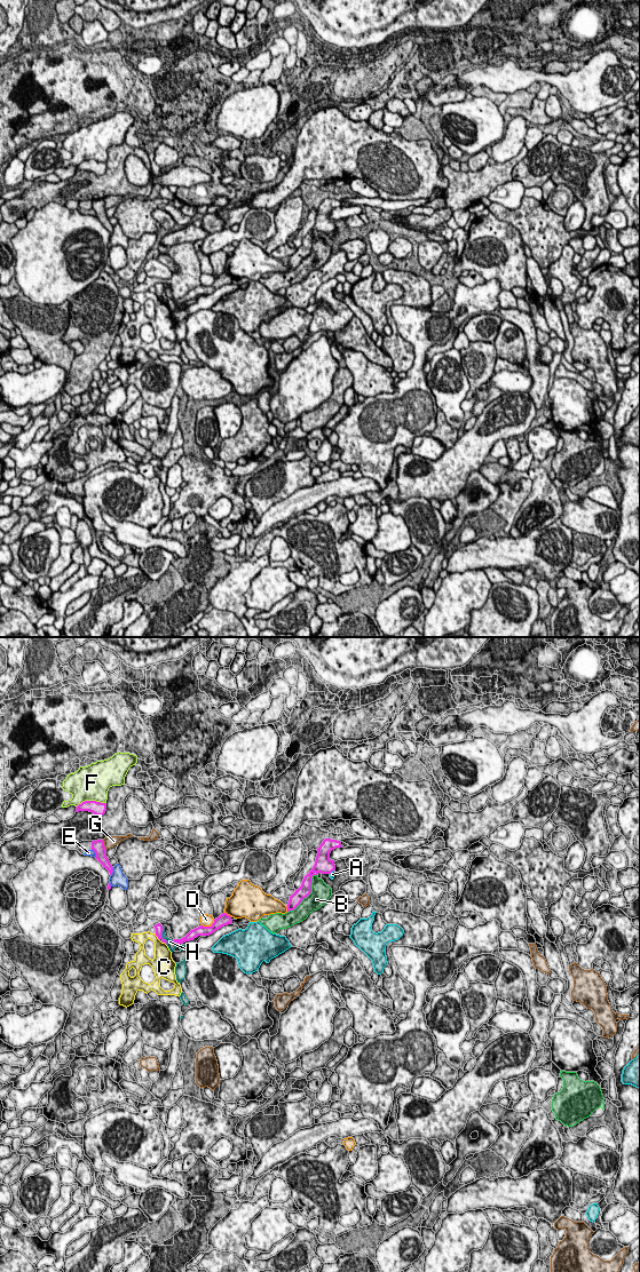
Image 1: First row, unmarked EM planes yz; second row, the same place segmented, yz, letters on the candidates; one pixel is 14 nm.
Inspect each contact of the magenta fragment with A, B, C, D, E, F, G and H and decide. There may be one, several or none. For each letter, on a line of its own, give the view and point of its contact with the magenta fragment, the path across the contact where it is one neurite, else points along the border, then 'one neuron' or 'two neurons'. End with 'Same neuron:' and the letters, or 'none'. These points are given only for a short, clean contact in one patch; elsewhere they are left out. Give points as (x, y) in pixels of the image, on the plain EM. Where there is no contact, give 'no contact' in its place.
A: meets magenta in yz at (332, 230); two neurons
B: meets magenta in yz at (308, 254); two neurons
C: meets magenta in yz at (157, 295); two neurons
D: meets magenta in yz at (208, 286); two neurons
E: meets magenta in yz at (112, 231); two neurons
F: meets magenta in yz at (91, 160); two neurons
G: meets magenta in yz at (103, 204); border along yz (102, 199), (107, 208); two neurons
H: meets magenta in yz at (162, 295); one neuron
Same neuron: H

